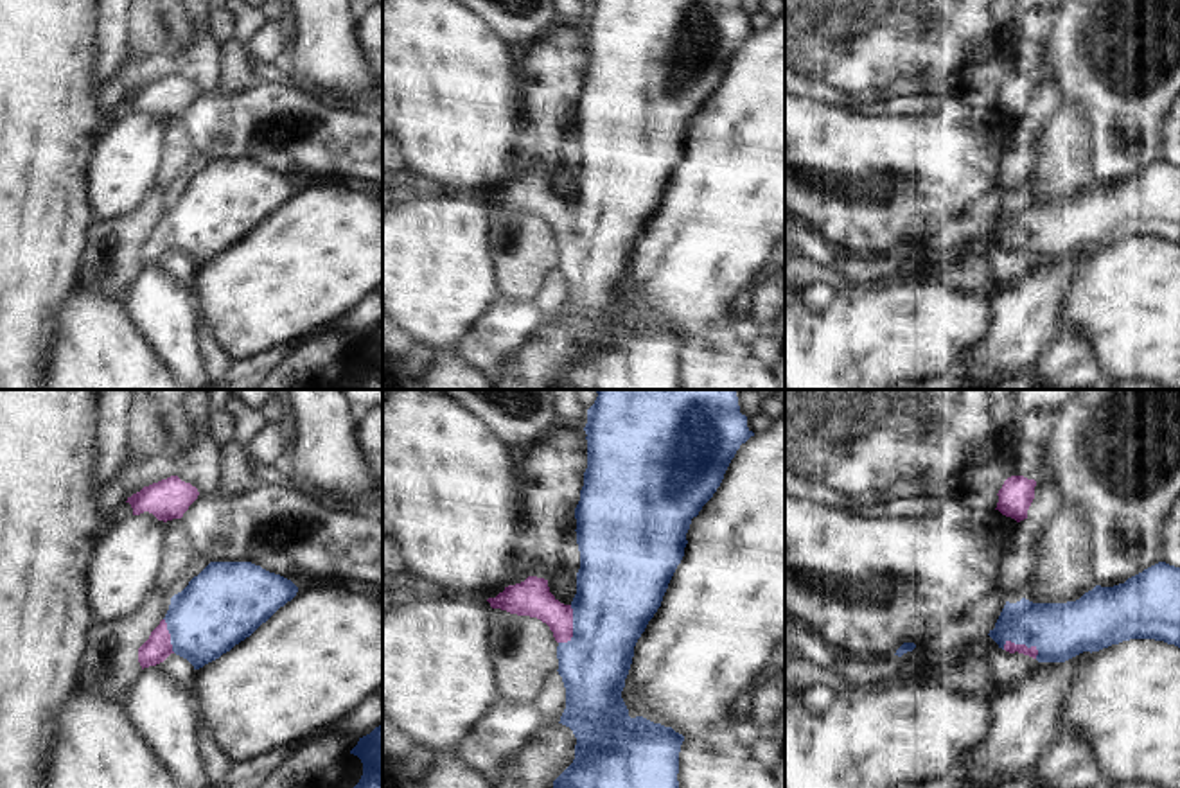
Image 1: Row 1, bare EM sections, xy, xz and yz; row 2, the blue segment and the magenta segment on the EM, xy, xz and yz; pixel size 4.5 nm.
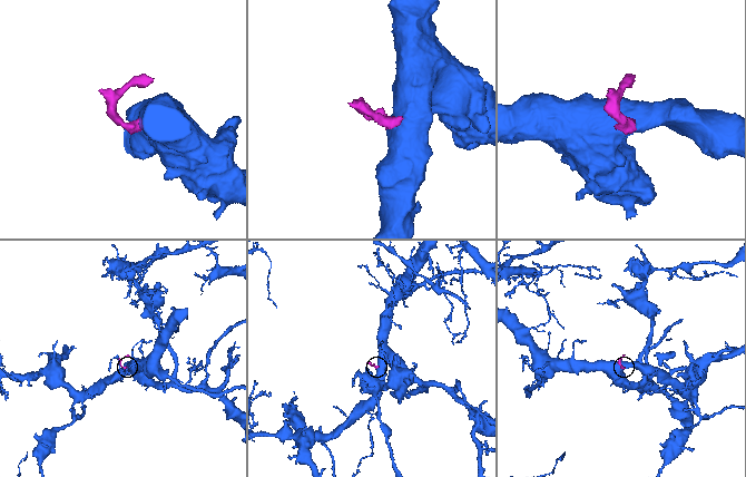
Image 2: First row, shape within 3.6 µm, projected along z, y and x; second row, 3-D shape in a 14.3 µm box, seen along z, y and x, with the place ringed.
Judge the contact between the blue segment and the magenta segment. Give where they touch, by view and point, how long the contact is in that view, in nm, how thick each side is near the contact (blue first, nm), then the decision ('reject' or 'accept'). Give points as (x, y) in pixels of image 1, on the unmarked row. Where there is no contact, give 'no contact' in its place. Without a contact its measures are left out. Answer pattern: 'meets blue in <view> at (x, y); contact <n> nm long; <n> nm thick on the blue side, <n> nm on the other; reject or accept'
meets blue in yz at (1021, 241); contact 170 nm long; 260 nm thick on the blue side, 50 nm on the other; accept

